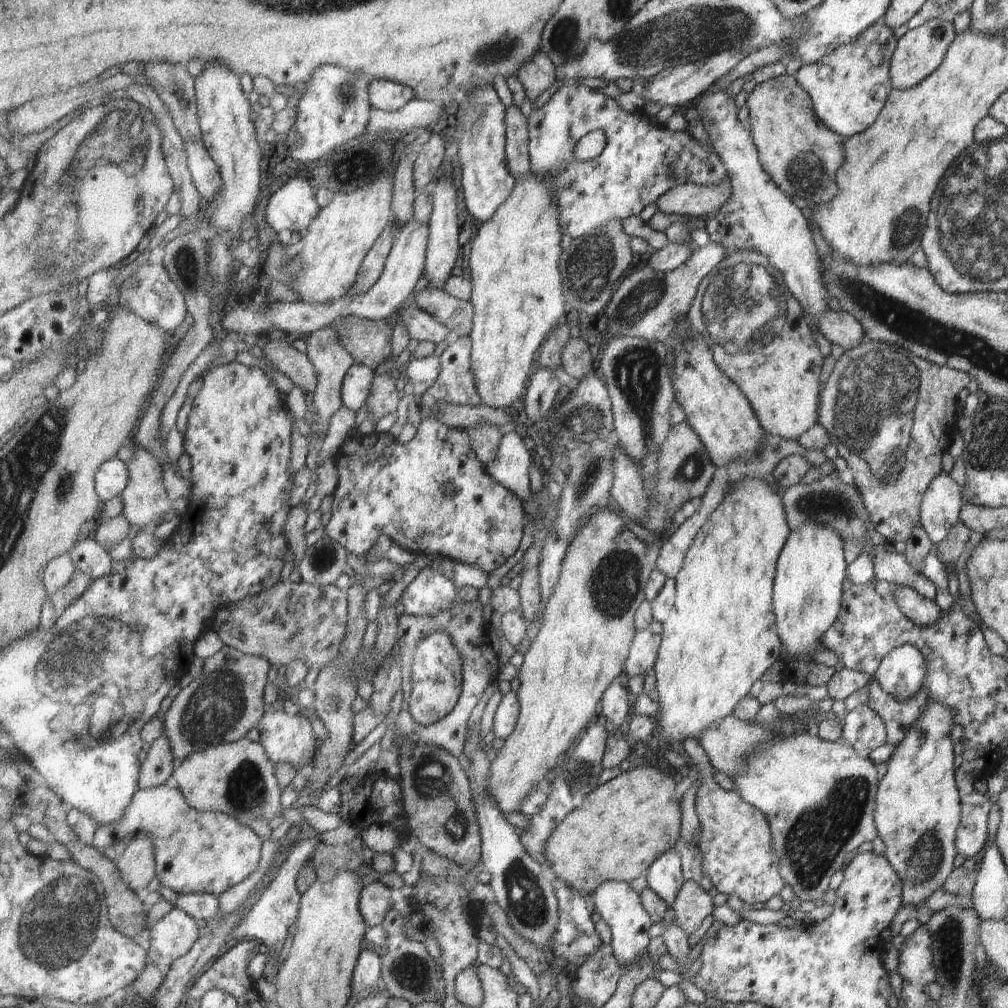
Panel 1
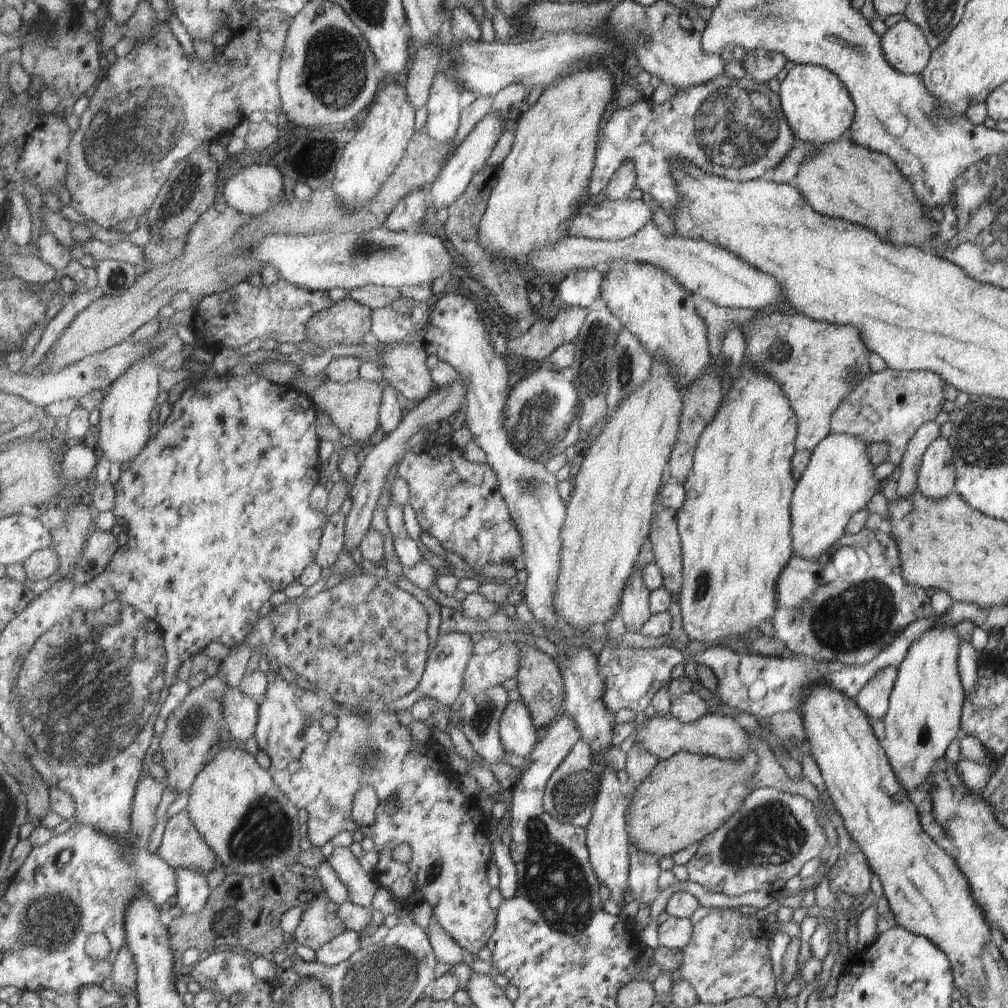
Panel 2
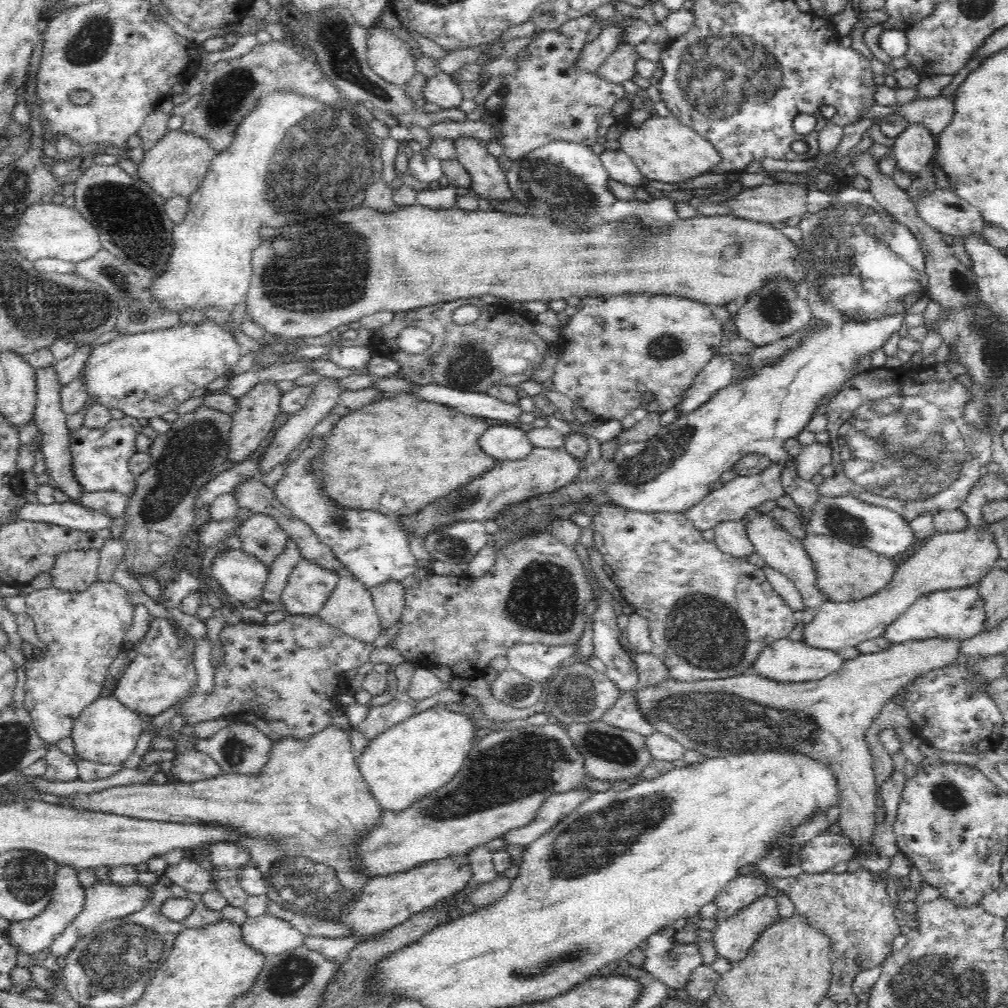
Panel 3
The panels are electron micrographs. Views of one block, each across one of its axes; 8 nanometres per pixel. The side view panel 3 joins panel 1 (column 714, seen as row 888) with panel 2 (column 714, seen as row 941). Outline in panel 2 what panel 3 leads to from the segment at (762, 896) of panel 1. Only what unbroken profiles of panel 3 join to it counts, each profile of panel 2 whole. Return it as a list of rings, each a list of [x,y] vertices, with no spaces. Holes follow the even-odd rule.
[[[767,787],[752,789],[742,808],[697,844],[695,854],[685,864],[688,878],[705,892],[725,896],[757,890],[768,893],[773,884],[788,884],[787,880],[798,874],[805,862],[819,856],[827,843],[815,816],[815,808],[805,796]]]

